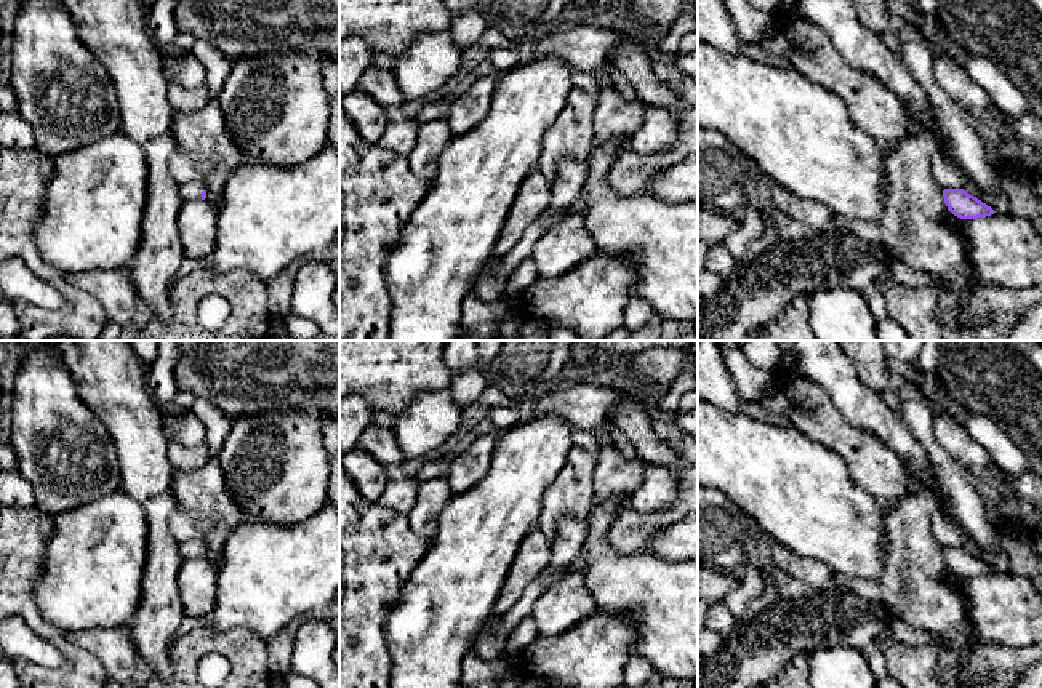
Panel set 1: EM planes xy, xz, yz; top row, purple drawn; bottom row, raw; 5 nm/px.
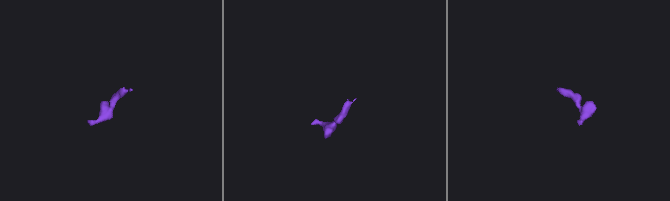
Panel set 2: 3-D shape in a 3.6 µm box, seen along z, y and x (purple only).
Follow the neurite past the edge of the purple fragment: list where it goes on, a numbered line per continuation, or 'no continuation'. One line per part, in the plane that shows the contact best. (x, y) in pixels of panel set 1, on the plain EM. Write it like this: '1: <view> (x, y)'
1: xy (191, 549)

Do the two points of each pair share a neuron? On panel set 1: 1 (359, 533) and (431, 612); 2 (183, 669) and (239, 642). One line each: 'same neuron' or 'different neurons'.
1: different neurons
2: same neuron

